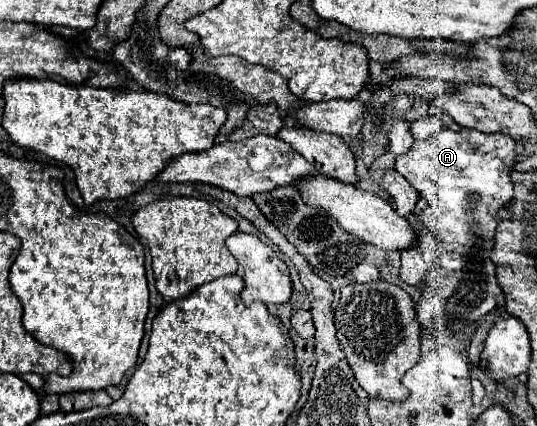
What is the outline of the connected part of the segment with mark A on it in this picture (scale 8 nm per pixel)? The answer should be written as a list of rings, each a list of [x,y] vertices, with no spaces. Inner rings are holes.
[[[440,129],[426,141],[414,141],[410,151],[396,157],[396,171],[418,191],[418,195],[428,203],[424,211],[418,213],[422,227],[430,229],[438,239],[440,257],[440,281],[426,281],[422,289],[422,299],[416,305],[416,319],[422,325],[422,333],[440,331],[460,331],[472,321],[490,313],[496,307],[496,295],[502,291],[496,281],[496,265],[490,259],[496,233],[496,213],[514,197],[514,187],[510,173],[514,169],[514,141],[506,133],[482,133],[474,129],[450,131]]]

